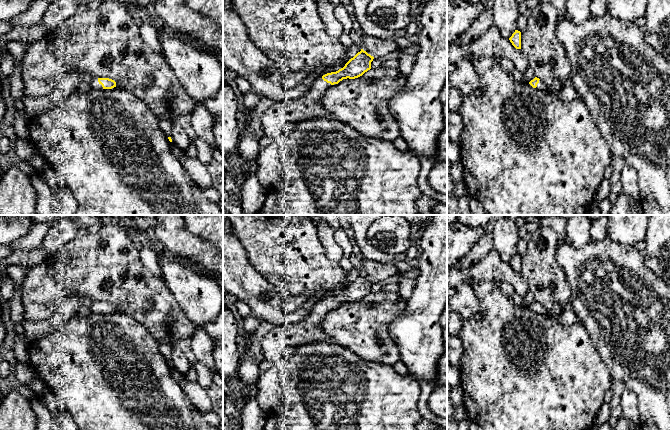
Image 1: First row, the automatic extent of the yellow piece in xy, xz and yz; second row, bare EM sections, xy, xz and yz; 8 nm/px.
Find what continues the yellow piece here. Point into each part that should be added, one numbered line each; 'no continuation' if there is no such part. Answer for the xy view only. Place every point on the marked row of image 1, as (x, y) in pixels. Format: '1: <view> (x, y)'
1: xy (94, 83)

